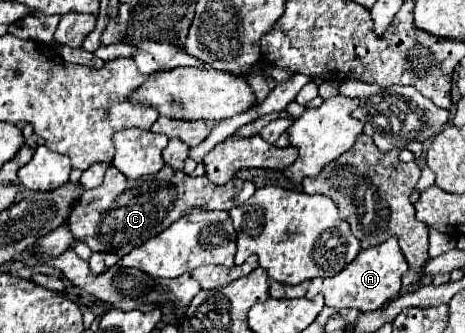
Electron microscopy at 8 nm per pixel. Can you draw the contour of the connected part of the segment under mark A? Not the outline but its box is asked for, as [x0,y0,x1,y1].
[307,238,409,312]

